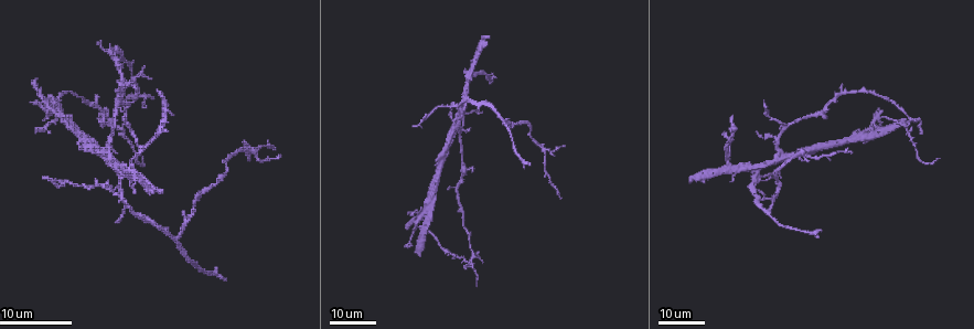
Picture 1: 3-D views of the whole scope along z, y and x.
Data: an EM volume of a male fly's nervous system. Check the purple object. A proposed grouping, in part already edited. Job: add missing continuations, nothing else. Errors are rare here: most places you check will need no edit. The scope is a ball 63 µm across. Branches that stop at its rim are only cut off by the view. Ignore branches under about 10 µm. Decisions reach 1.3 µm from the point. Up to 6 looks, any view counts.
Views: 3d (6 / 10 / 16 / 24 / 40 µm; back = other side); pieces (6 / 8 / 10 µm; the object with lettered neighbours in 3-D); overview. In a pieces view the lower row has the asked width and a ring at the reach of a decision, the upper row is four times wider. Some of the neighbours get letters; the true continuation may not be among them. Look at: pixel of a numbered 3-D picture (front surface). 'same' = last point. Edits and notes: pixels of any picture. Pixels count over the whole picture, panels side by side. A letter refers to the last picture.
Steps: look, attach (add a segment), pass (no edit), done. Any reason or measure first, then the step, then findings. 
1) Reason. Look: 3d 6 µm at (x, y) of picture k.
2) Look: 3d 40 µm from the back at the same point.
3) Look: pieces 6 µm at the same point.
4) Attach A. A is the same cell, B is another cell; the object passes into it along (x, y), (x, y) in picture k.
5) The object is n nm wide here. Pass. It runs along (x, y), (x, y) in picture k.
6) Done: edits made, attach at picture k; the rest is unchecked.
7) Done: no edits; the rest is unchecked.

Look: 3d 16 µm at (471, 170) of picture 1.

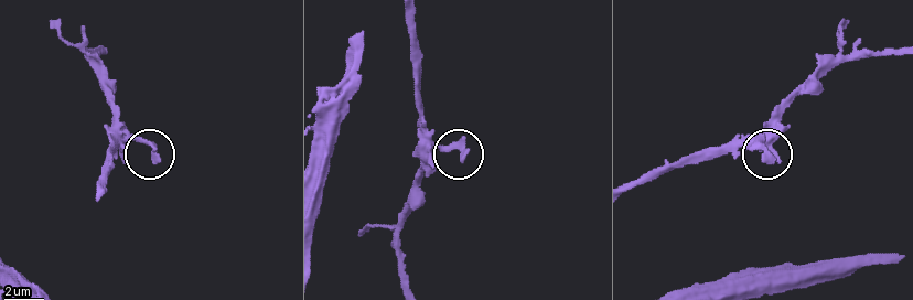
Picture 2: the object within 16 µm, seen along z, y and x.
Look: pieces 8 µm at (464, 159) of picture 2.

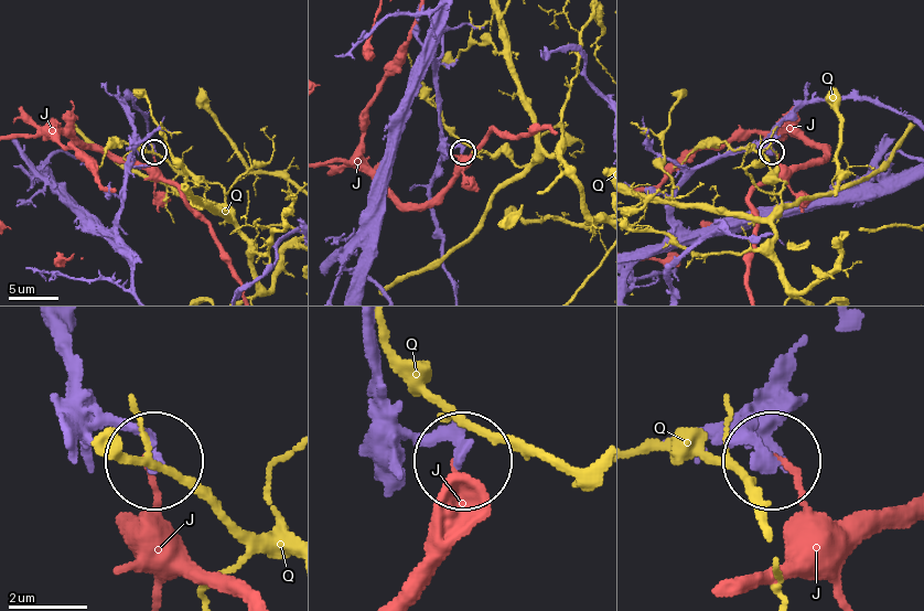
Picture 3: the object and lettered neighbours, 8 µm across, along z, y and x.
Pass. J and Q are other cells; it runs along (367, 329), (407, 428), (463, 454) in picture 3; none of them fits.

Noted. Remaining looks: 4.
Tapers out. Look: 3d 24 µm at (408, 213) of picture 1.

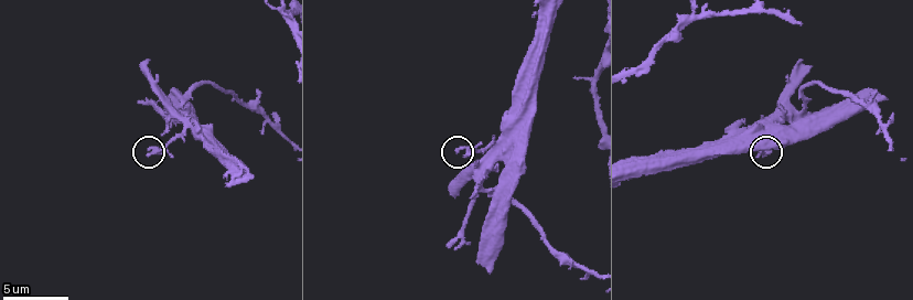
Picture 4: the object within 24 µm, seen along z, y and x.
What lies round it. Look: pieces 10 µm at (455, 150) of picture 4.

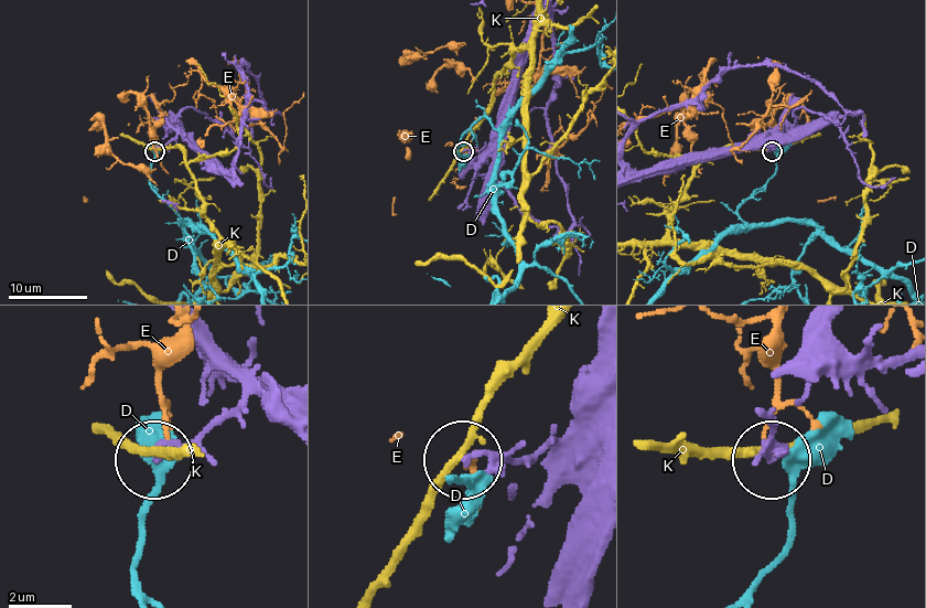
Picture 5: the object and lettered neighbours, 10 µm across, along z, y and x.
Pass. D, E and K are other cells; it runs along (598, 398), (526, 457), (465, 459) in picture 5; none of them fits.

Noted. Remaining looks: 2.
Free end. Look: 3d 16 µm at (459, 118) of picture 1.

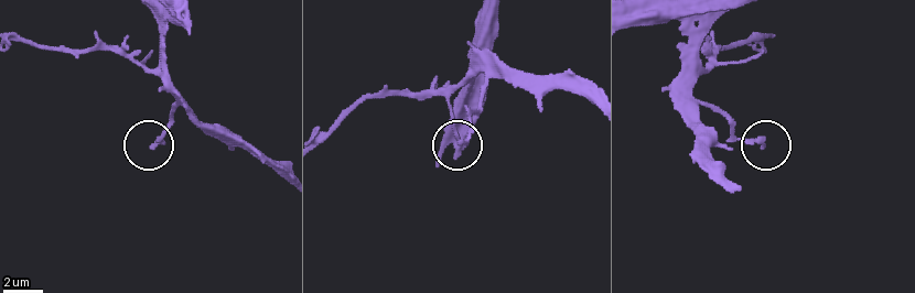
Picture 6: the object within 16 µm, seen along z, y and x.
Look: pieces 10 µm at (153, 148) of picture 6.

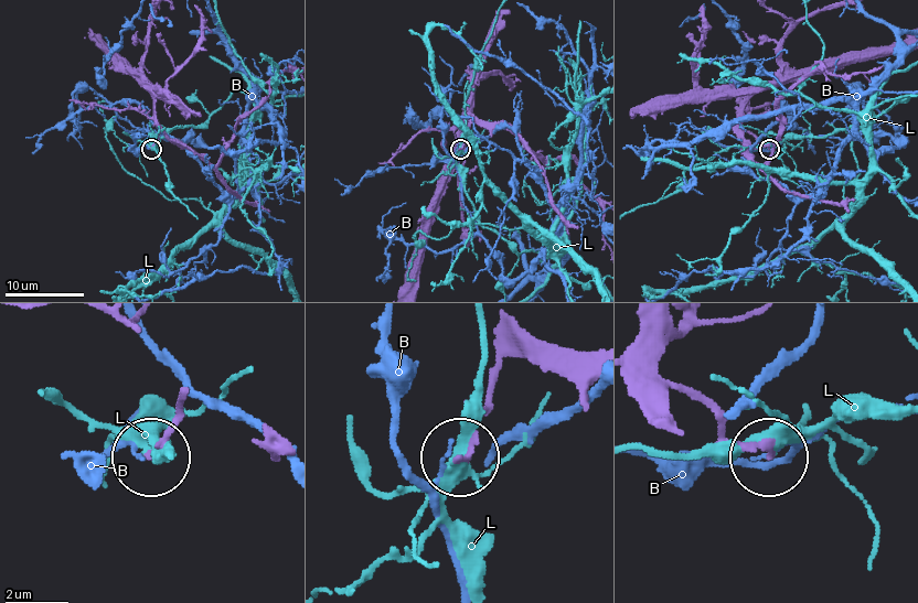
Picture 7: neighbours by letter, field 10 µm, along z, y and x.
Pass. B and L are other cells; it runs along (499, 362), (462, 454) in picture 7; none of them fits.

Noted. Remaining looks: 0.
Done: no edits; the rest is unchecked.

